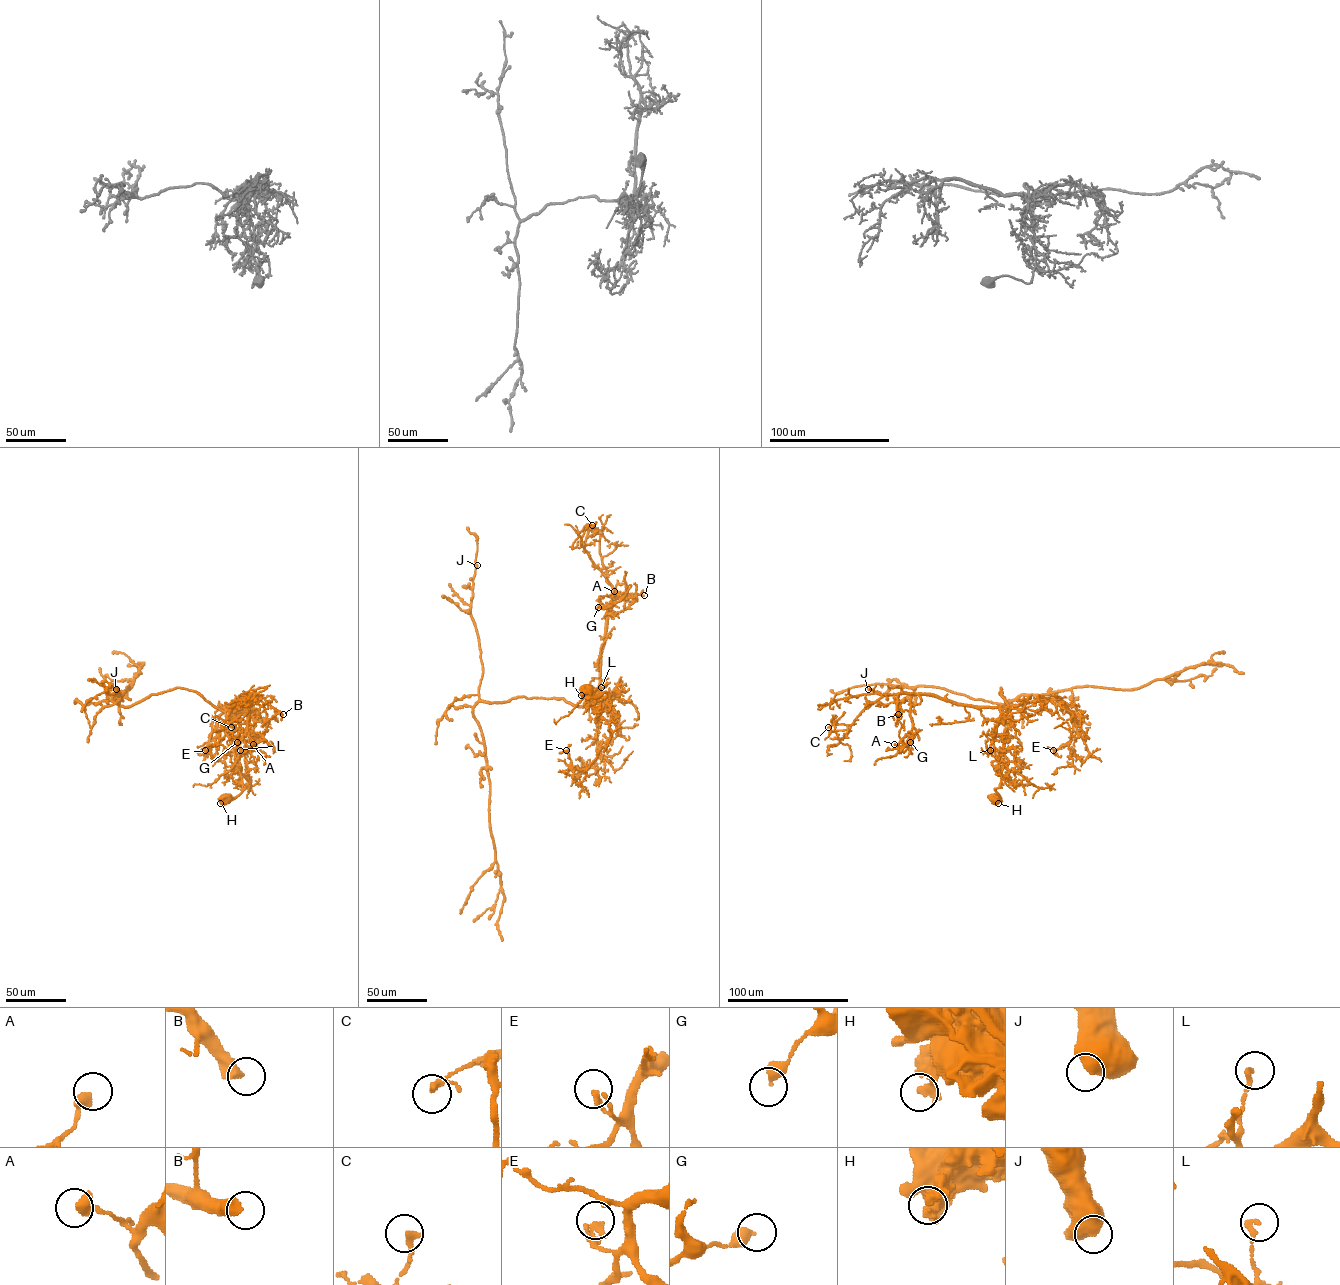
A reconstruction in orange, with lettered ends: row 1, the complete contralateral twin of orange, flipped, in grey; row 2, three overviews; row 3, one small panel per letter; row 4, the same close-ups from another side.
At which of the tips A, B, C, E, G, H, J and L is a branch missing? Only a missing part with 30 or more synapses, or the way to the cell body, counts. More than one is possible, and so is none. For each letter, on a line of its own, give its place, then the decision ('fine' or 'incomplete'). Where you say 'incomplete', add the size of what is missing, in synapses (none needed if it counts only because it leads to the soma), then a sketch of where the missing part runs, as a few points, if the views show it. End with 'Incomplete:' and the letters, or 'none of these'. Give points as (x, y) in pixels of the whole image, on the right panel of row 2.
A: (894, 744) | fine
B: (898, 714) | incomplete | 40 syn | (898, 714), (909, 727)
C: (828, 727) | fine
E: (1053, 750) | fine
G: (910, 742) | fine
H: (998, 803) | fine
J: (868, 689) | fine
L: (990, 750) | fine
Incomplete: B

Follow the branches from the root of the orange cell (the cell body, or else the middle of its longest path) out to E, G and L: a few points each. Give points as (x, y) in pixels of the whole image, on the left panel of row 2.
E: (225, 798), (245, 788), (223, 725), (236, 699), (214, 719), (205, 750)
G: (225, 798), (245, 788), (223, 723), (225, 711), (238, 706), (246, 694), (247, 729), (237, 742)
L: (225, 798), (236, 797), (245, 788), (234, 753), (238, 758), (240, 750)

